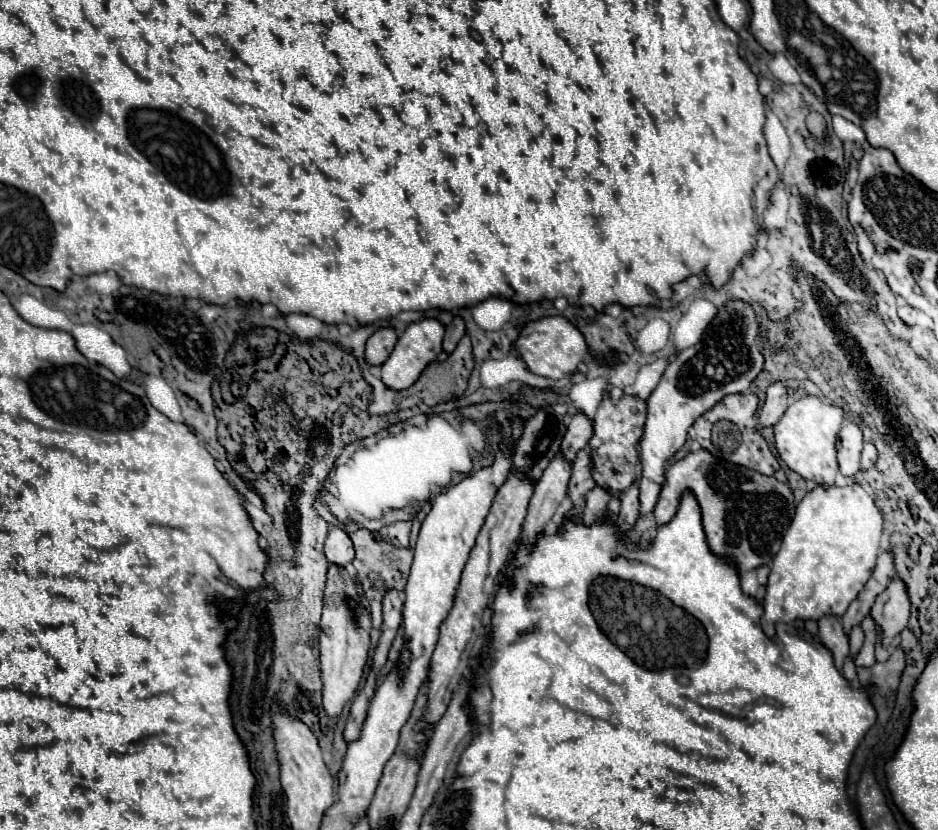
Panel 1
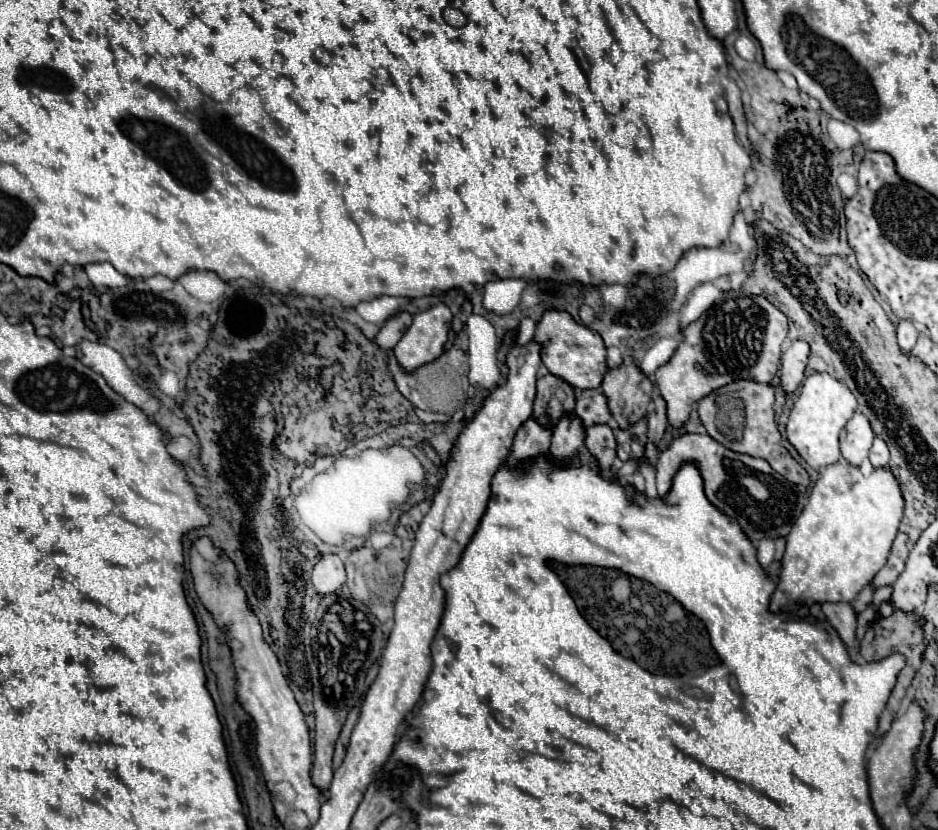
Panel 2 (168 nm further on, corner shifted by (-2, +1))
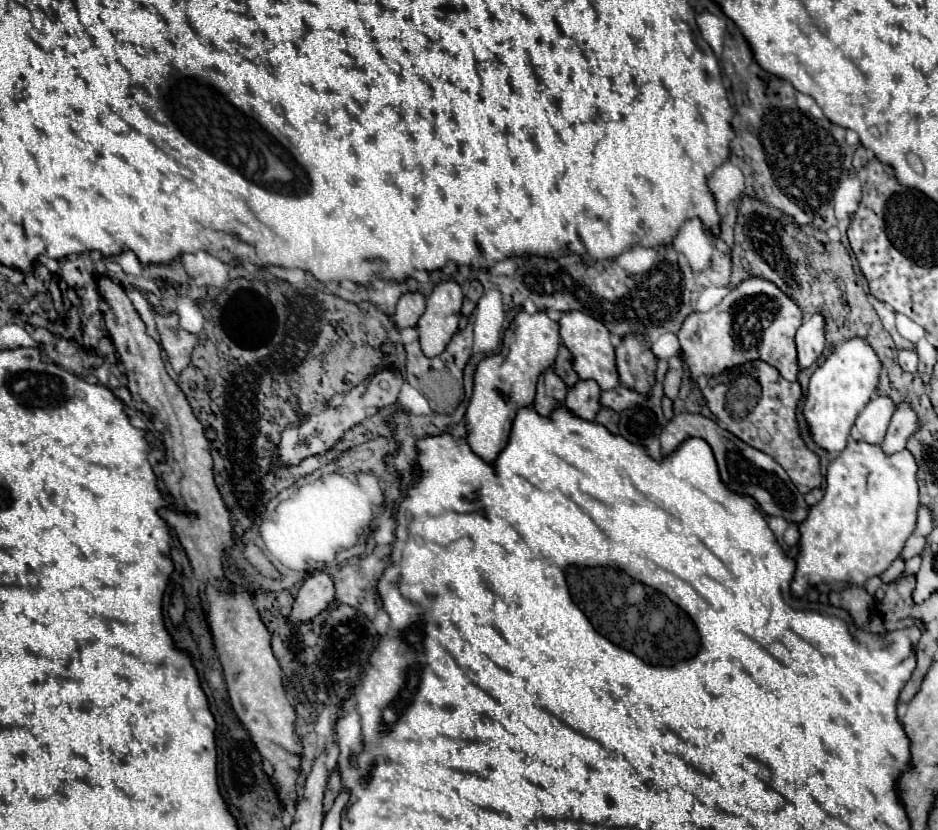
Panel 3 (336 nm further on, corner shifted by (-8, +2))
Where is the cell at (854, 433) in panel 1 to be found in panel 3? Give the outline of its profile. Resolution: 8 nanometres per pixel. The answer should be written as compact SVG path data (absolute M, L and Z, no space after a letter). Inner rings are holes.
M878 395L878 397L870 399L870 403L864 407L864 411L858 415L858 419L852 427L852 437L856 441L880 445L884 441L884 433L888 429L894 409L896 407L890 397Z

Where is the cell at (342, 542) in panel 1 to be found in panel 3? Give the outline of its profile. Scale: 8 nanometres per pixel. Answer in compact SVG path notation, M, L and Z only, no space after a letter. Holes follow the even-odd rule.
M316 571L298 589L288 621L292 621L294 625L308 623L316 615L320 615L332 603L332 599L334 599L334 583L330 575L326 575L324 571Z

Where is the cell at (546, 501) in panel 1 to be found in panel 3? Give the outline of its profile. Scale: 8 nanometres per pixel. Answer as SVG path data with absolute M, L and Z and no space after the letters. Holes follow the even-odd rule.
M592 379L578 381L576 385L572 385L572 389L568 389L564 405L574 415L588 419L588 421L594 421L596 413L600 411L600 387L598 387L598 383Z

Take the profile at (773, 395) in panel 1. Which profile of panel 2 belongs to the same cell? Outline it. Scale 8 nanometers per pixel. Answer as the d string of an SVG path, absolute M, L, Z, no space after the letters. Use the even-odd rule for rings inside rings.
M798 340L792 342L784 354L782 354L782 368L780 368L780 388L784 390L784 394L792 394L798 384L804 378L804 370L806 370L806 360L808 360L808 344Z

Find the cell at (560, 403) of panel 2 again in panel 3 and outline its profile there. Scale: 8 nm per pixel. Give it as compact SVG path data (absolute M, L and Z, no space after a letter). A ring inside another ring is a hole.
M560 345L558 357L556 357L556 361L554 361L554 371L564 379L564 383L566 383L568 387L572 387L572 385L578 381L578 375L576 375L576 371L574 371L574 367L572 367L572 361L574 361L574 357L572 357L572 353L566 349L566 345Z

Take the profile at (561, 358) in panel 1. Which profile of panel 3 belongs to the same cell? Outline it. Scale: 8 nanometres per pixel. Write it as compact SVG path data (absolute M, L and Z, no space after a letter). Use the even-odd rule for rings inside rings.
M568 311L560 319L560 335L562 335L564 345L574 355L574 371L578 373L580 379L598 381L602 391L614 389L620 383L620 377L616 371L616 355L614 355L614 347L610 343L610 331L600 321L592 319L586 313L580 313L580 311Z

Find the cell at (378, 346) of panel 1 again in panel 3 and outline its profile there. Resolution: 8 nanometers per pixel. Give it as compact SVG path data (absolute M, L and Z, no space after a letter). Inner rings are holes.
M406 291L396 307L394 321L400 329L414 327L426 309L426 297L420 291Z

